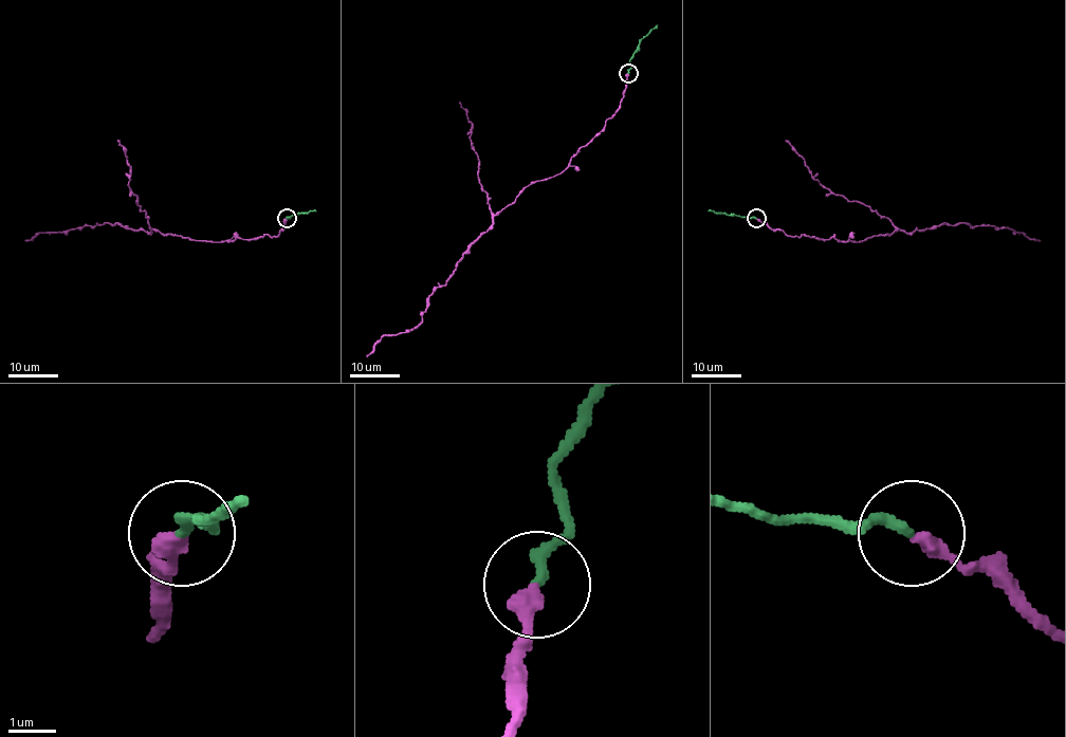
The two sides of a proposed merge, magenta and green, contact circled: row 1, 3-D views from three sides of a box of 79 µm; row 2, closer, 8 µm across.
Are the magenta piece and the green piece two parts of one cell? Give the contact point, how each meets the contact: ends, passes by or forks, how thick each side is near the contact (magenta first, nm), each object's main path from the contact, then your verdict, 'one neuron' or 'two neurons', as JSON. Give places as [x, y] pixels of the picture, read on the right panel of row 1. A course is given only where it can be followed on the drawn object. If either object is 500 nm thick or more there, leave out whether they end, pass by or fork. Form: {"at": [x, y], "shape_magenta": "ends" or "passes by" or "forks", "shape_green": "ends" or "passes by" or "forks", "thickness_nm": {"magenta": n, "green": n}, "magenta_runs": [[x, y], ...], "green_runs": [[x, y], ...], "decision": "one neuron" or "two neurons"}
{"at": [756, 218], "shape_magenta": "ends", "shape_green": "ends", "thickness_nm": {"magenta": 360, "green": 240}, "magenta_runs": [[757, 218], [793, 237], [847, 242], [960, 223], [1010, 228], [1041, 240]], "green_runs": [[756, 218], [709, 209]], "decision": "two neurons"}

